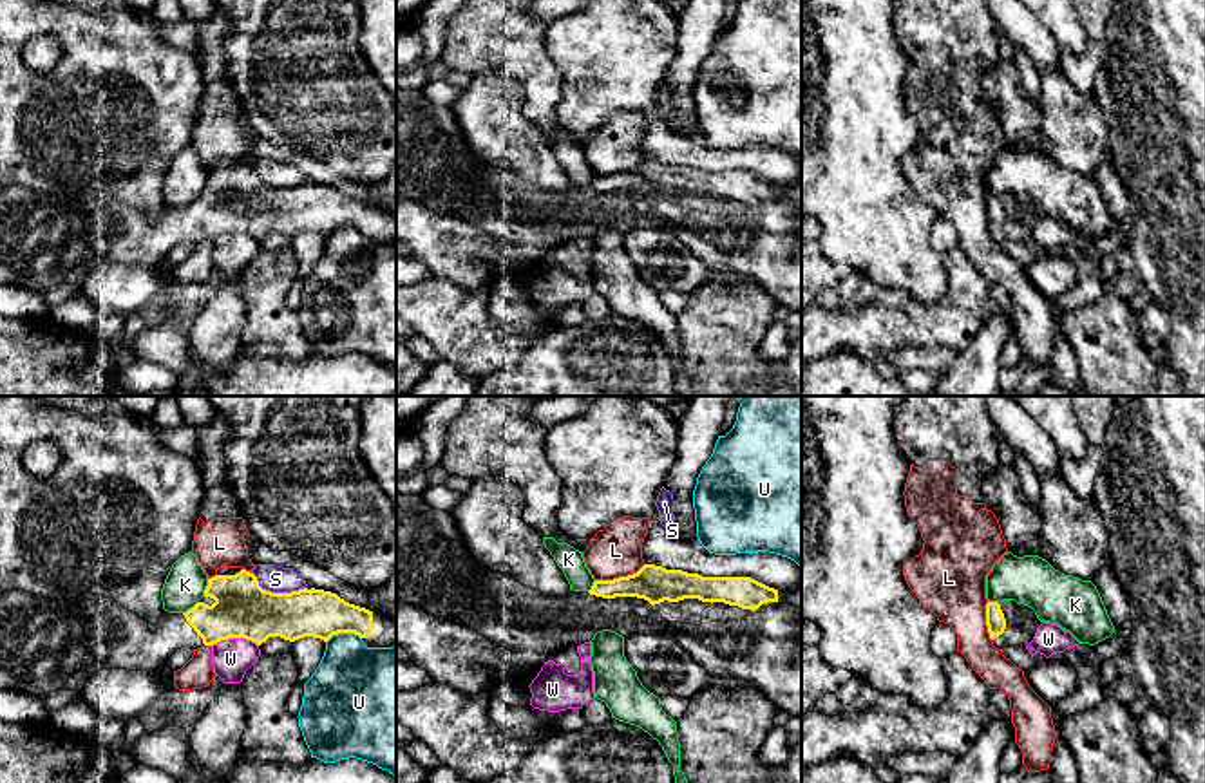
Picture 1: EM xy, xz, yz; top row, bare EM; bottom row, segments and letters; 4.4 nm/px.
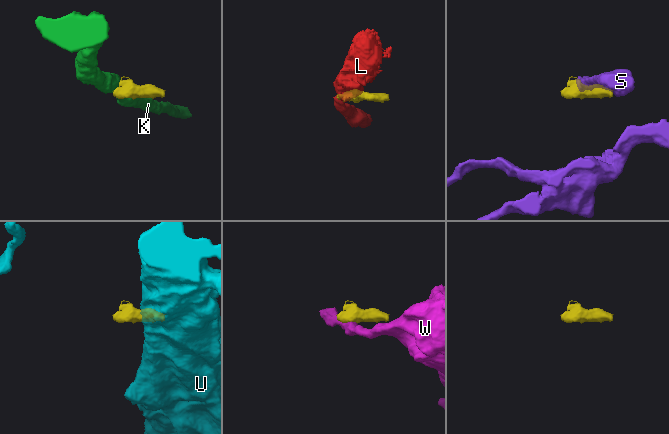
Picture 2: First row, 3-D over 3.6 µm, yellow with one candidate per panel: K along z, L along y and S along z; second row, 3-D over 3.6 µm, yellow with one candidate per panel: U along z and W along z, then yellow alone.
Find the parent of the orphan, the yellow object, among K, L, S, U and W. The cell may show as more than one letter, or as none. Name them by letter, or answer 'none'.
none

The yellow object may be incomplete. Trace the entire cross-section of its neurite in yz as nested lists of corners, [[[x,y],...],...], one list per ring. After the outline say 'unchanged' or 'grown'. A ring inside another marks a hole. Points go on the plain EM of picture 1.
[[[1015,195],[988,197],[986,221],[995,242],[1026,242],[1042,217],[1035,206]]]; grown

